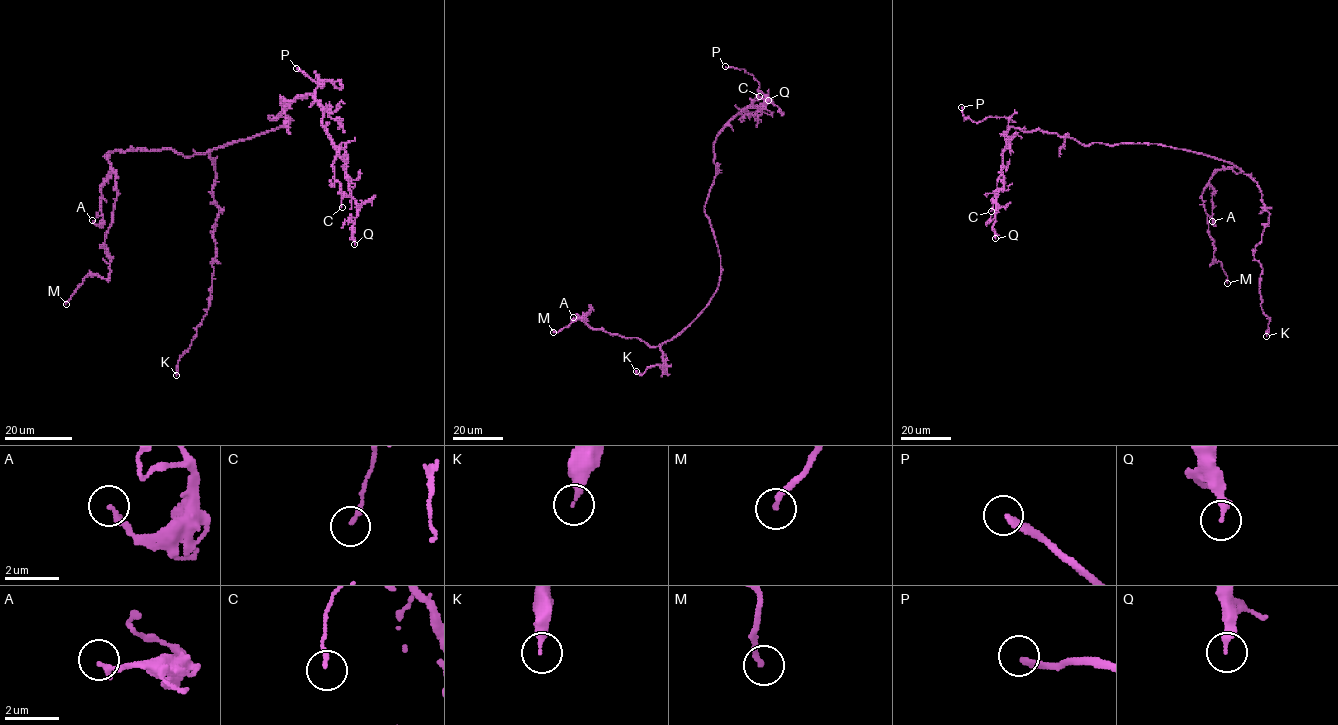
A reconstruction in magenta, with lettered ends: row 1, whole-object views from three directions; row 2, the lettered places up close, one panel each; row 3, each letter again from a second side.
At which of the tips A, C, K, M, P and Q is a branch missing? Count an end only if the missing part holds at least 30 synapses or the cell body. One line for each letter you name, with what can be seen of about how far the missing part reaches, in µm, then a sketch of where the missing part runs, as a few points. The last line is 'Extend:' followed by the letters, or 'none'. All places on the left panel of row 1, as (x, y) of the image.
P: 15 µm | (296, 68), (284, 54), (280, 38), (272, 30)
Extend: P

